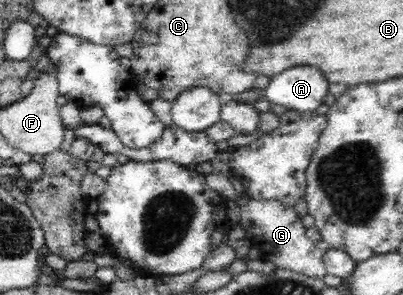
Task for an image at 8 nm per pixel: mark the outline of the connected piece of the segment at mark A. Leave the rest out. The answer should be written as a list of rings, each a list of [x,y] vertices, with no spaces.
[[[291,67],[271,79],[266,87],[266,99],[273,105],[295,110],[299,114],[316,111],[329,91],[328,80],[315,67]]]

